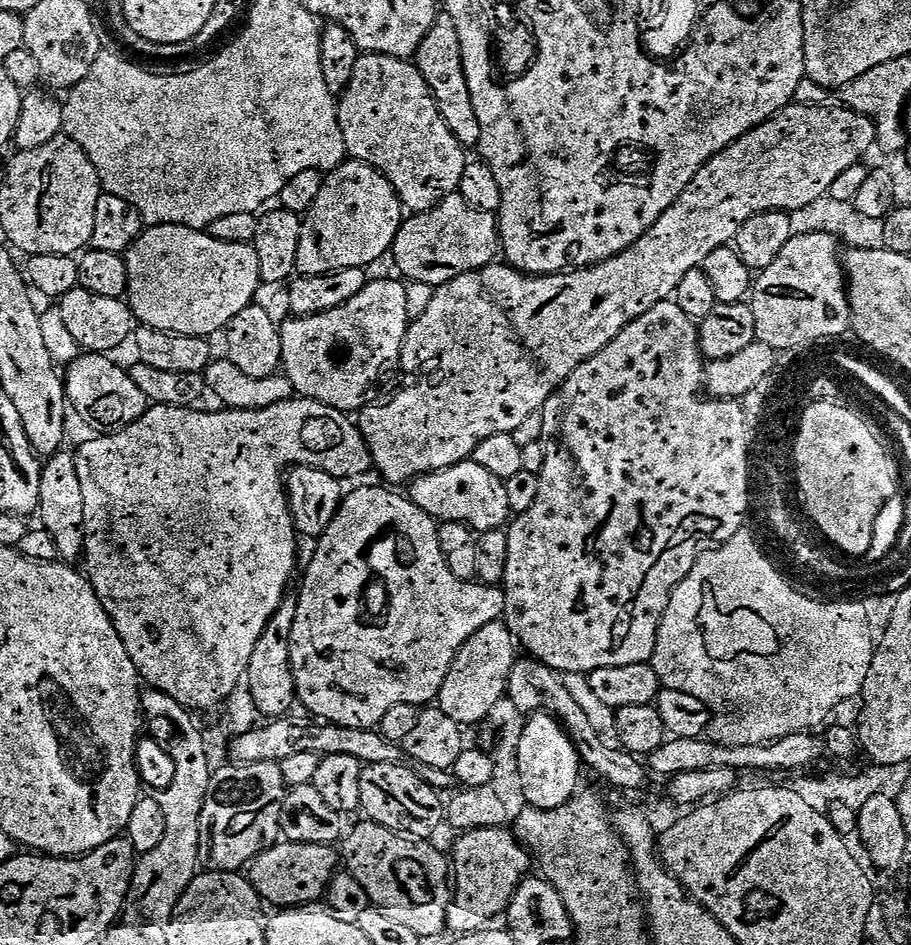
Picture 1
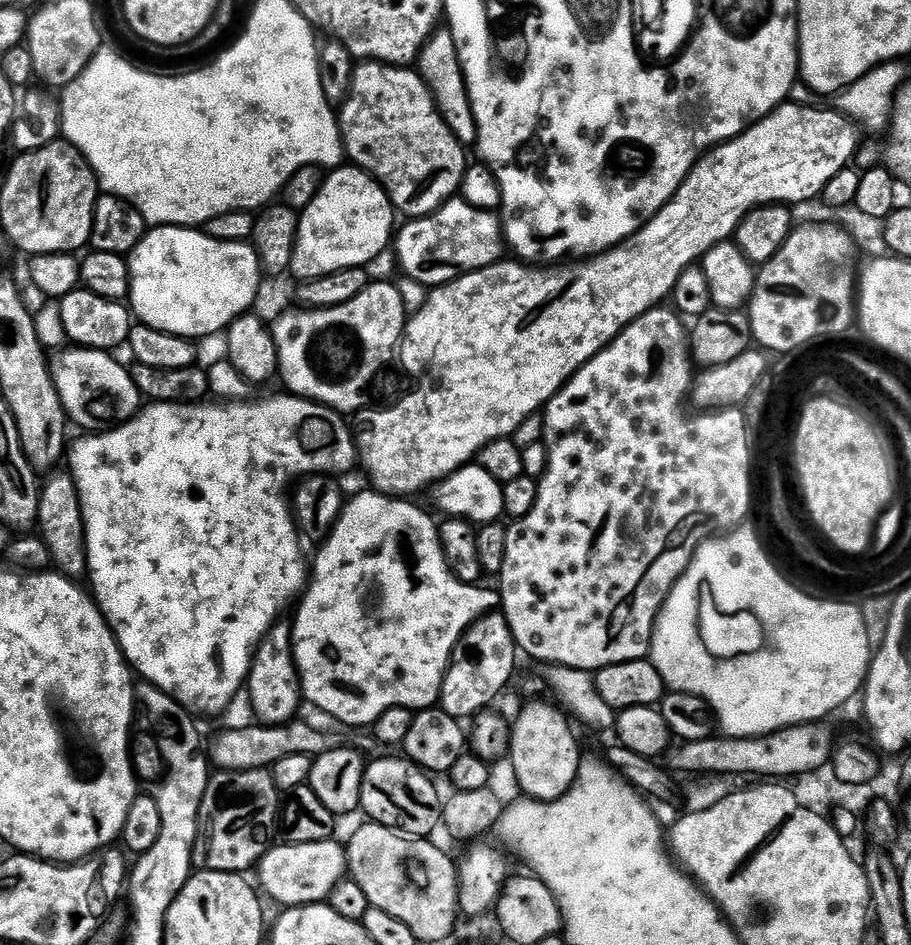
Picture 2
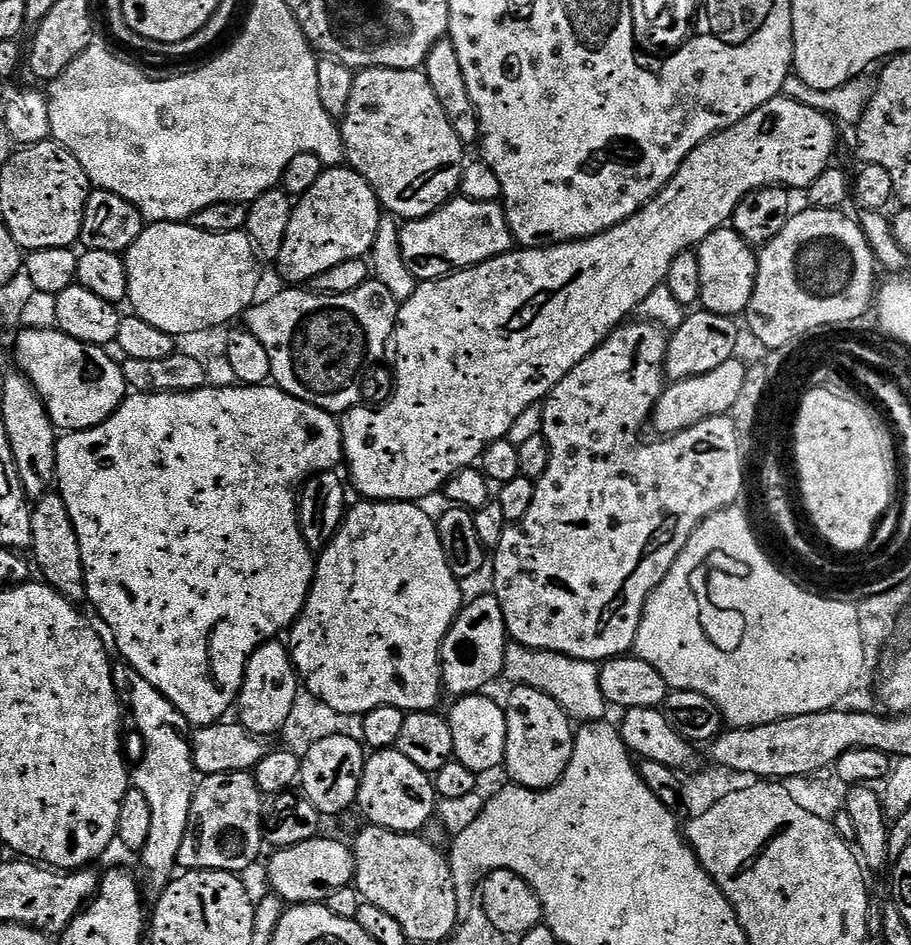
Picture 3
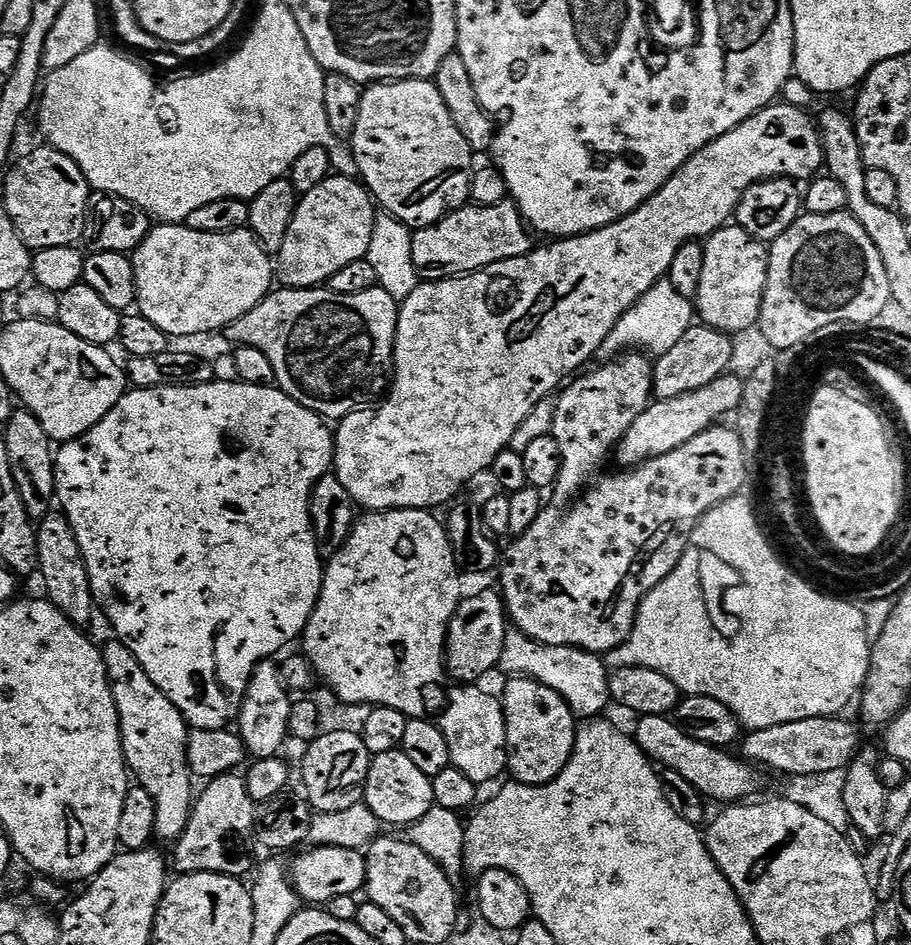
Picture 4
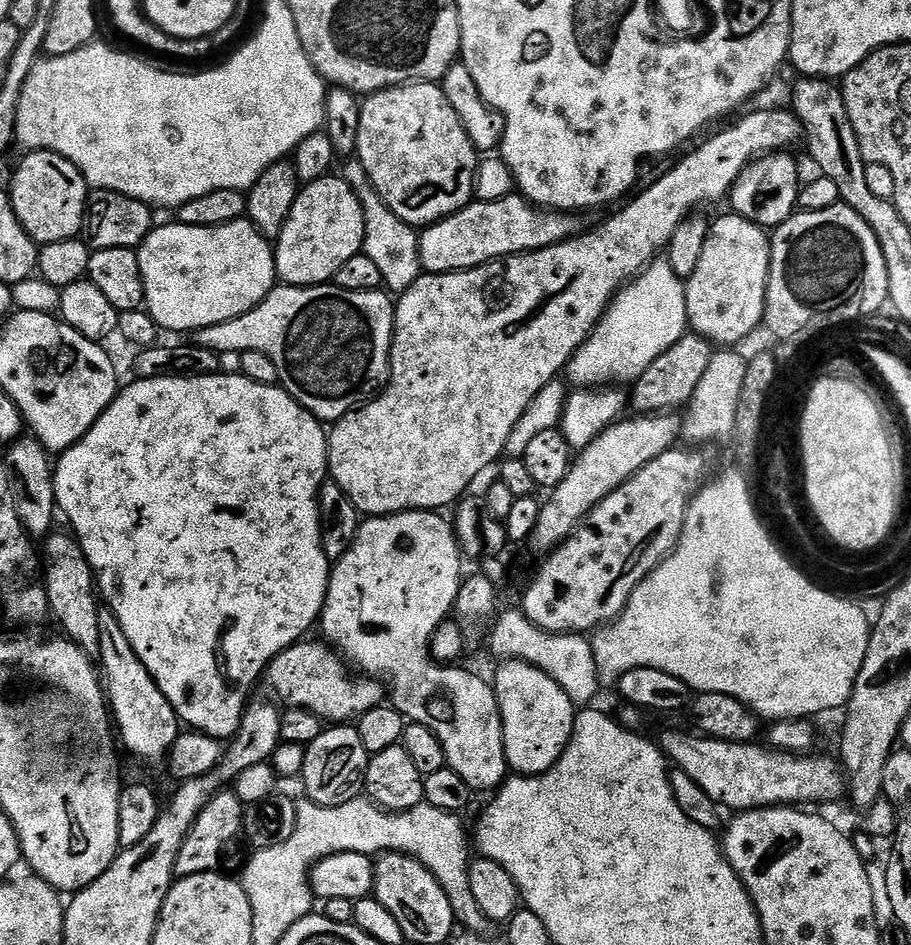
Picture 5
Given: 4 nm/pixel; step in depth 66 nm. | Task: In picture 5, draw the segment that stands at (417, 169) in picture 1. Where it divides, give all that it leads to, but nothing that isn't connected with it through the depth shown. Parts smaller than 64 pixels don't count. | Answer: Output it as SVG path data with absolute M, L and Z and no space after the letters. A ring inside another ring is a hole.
M413 82L410 84L401 84L399 88L384 88L381 92L373 92L361 103L360 121L358 122L358 142L356 143L355 155L359 163L365 168L365 174L368 176L368 182L375 189L384 204L400 220L411 226L427 226L436 223L437 220L444 219L445 216L452 216L461 208L467 208L473 203L474 193L472 184L476 180L476 165L478 163L478 153L476 147L470 142L466 130L462 126L460 119L446 102L446 94L443 87L436 82Z

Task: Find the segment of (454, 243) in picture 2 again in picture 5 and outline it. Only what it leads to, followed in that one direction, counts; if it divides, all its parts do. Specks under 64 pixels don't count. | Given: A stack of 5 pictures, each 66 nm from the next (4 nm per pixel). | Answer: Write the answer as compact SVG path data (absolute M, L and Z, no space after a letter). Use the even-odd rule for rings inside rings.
M519 194L498 202L473 202L454 215L427 225L419 233L419 264L425 273L466 272L493 260L503 260L506 256L536 252L577 235L578 227L572 220L575 219L550 210L537 210Z

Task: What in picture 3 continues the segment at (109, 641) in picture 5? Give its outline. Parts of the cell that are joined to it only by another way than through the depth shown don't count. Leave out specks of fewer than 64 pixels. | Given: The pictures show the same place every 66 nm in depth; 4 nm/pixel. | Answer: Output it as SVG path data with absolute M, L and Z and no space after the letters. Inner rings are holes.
M120 662L113 667L112 677L114 678L117 692L120 693L125 705L130 708L132 720L144 742L144 758L137 764L130 774L133 787L146 795L150 804L151 817L154 819L150 826L150 836L146 846L140 853L140 859L146 868L148 880L156 892L165 890L171 884L177 871L177 854L181 850L182 842L188 832L189 814L192 809L193 794L196 792L198 773L192 756L191 735L192 726L188 719L181 714L165 696L151 686L146 678L138 674L130 665Z

